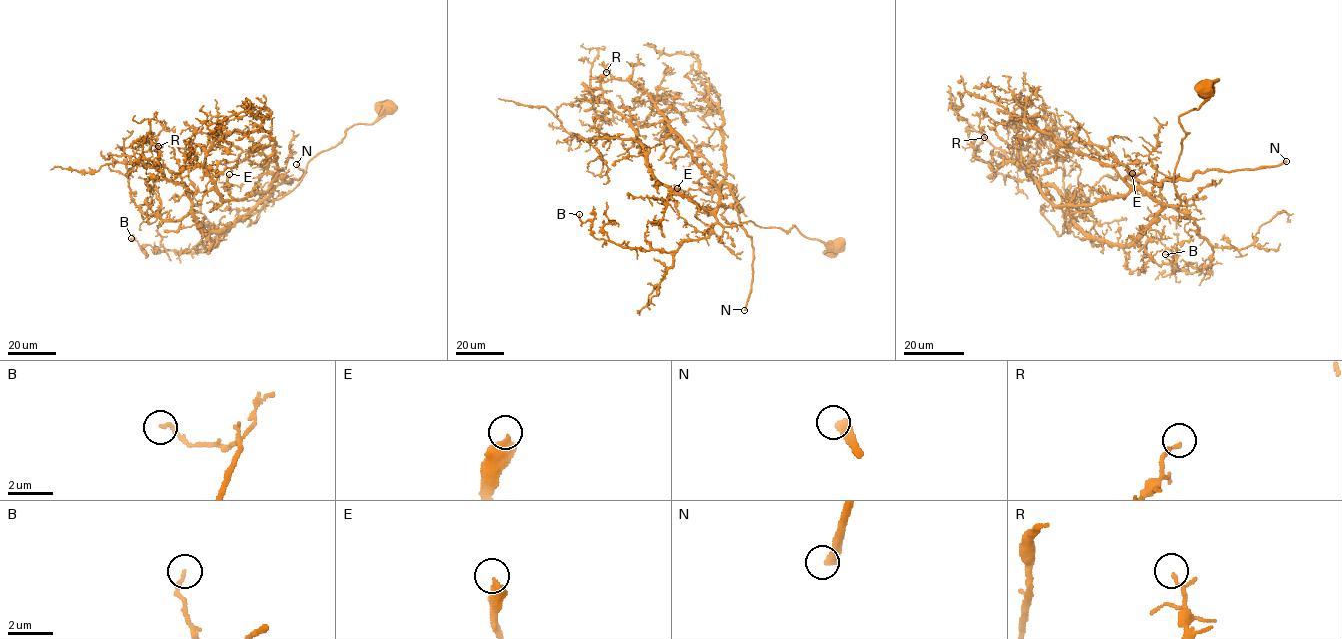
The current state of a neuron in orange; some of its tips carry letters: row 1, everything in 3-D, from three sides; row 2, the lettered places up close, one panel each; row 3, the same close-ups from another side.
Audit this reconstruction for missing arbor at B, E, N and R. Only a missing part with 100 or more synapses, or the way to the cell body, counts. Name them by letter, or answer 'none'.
N

